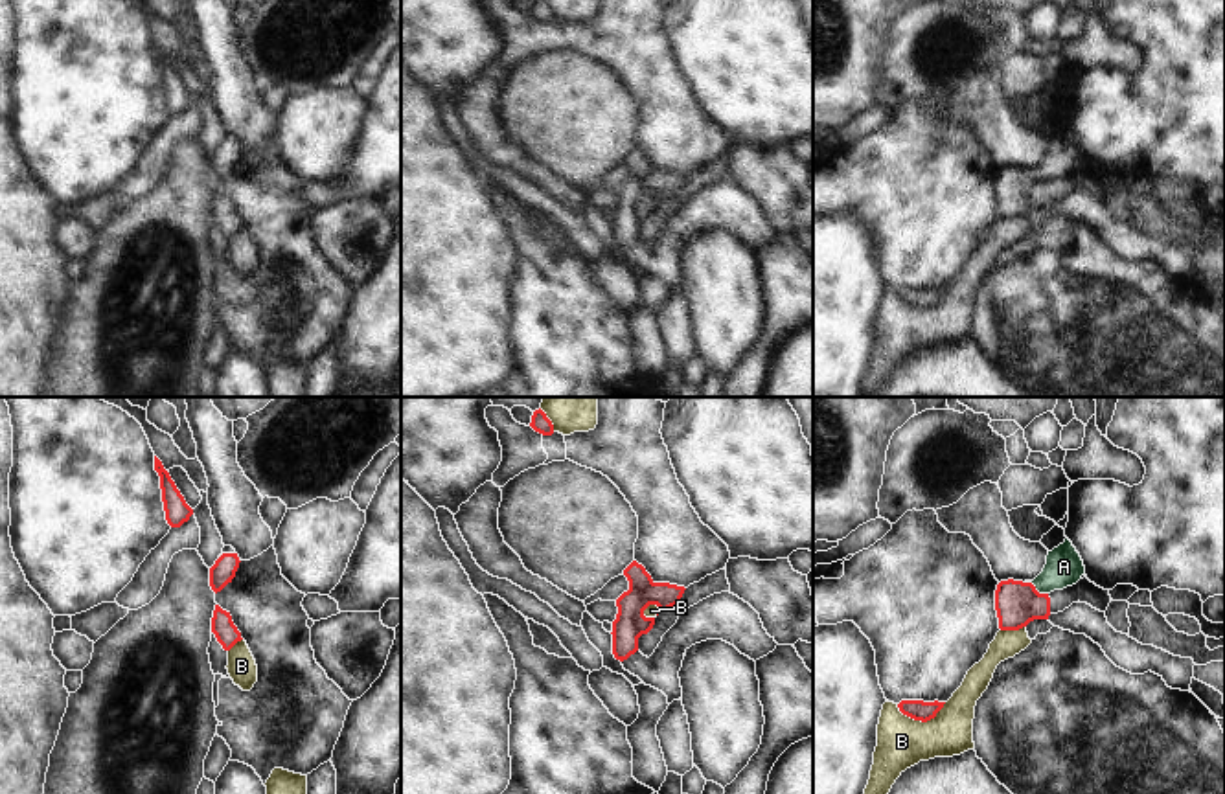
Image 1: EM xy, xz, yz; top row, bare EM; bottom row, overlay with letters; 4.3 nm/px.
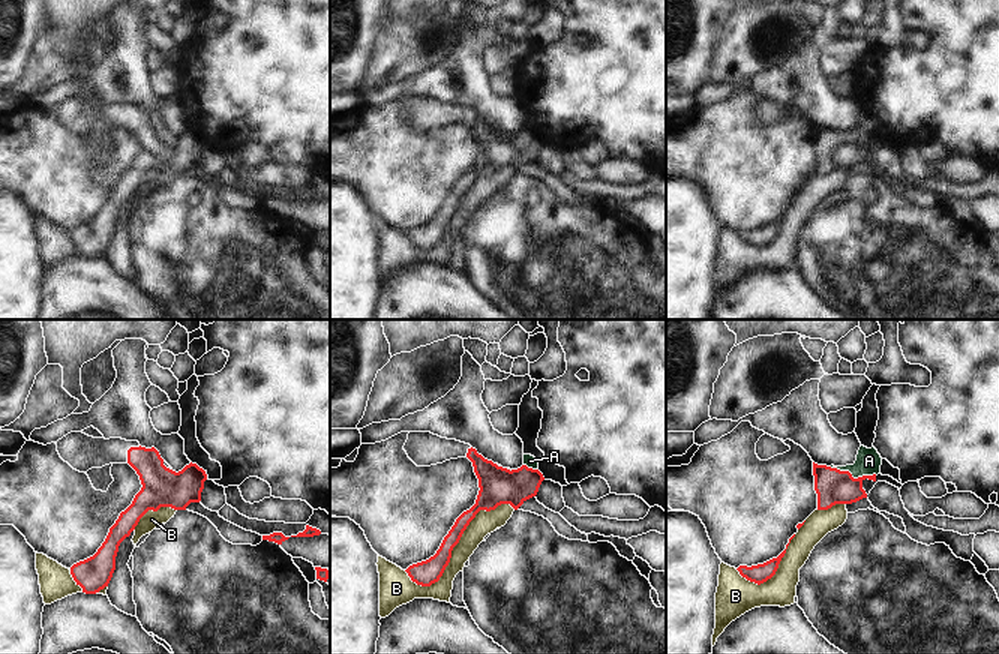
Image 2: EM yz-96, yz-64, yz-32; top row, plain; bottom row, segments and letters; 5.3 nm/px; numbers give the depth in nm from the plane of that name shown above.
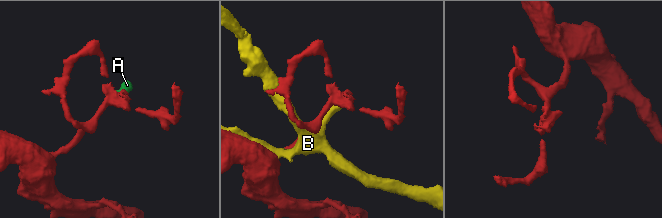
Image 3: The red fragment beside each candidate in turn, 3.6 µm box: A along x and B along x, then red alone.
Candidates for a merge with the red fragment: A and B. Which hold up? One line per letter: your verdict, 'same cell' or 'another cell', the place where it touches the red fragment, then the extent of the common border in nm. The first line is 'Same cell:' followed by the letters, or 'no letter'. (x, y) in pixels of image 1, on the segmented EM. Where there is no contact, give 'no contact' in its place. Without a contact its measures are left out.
Same cell: no letter
A: another cell; contact yz (1034, 589); length 120 nm
B: another cell; contact yz (922, 721); length 220 nm

